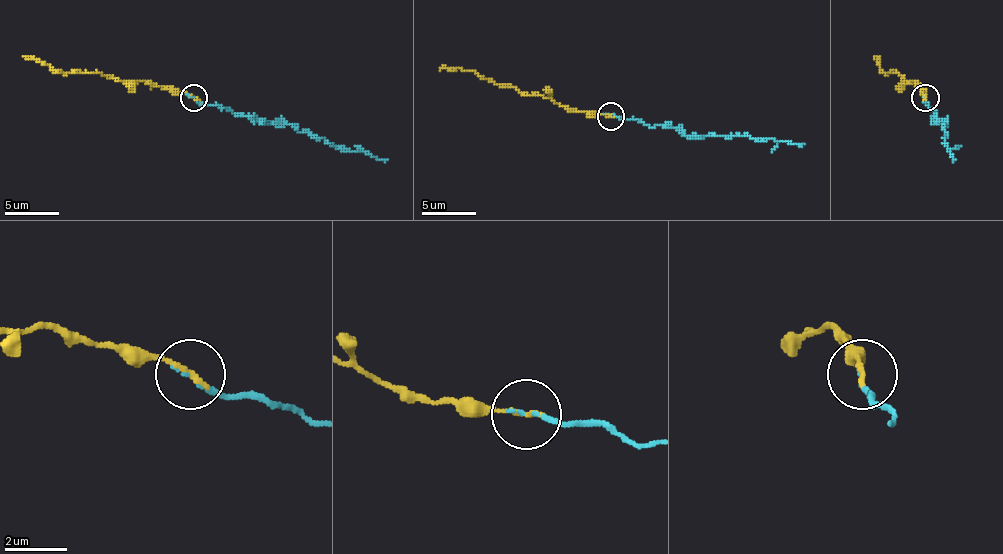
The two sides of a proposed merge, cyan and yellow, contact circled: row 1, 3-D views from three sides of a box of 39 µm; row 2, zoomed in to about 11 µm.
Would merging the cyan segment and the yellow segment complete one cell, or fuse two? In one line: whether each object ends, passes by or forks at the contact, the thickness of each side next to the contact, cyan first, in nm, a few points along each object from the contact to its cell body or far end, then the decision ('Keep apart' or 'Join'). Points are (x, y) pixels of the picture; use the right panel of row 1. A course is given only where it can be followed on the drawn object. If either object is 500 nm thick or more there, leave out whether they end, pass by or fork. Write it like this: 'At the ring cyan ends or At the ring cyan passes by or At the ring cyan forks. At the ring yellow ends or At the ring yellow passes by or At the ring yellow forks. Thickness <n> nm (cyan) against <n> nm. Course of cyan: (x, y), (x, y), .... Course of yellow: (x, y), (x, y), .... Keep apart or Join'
At the ring cyan ends. At the ring yellow ends. Thickness 120 nm (cyan) against 190 nm. Course of cyan: (926, 97), (937, 113), (934, 116), (945, 124), (945, 143), (953, 160). Course of yellow: (926, 97), (912, 81), (896, 72), (879, 70), (879, 56). Join

